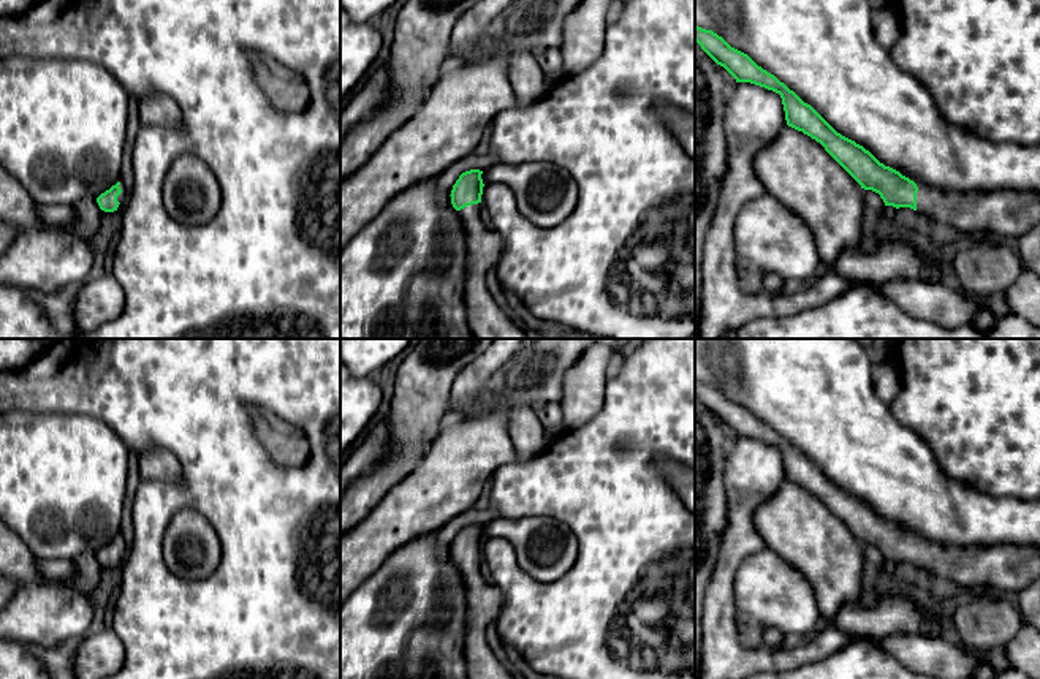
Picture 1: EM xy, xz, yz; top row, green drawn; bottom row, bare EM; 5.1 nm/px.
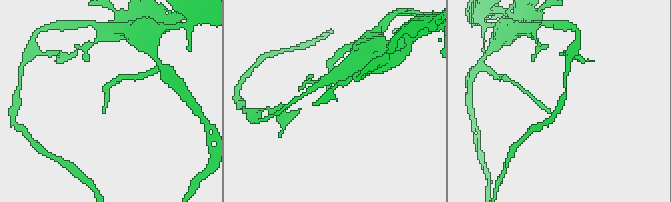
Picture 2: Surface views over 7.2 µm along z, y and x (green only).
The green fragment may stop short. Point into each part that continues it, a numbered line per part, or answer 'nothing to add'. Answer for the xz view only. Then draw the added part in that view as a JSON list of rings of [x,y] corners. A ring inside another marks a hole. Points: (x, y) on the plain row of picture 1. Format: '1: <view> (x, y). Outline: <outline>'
1: xz (485, 602). Outline: [[[481,557],[457,565],[467,595],[464,641],[467,674],[469,679],[518,679],[507,671],[486,643],[488,625],[495,622],[502,613],[503,594],[484,581],[480,562]]]

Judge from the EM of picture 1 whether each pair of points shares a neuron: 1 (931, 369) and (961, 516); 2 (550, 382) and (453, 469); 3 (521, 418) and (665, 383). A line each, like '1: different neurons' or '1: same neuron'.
1: different neurons
2: same neuron
3: different neurons

